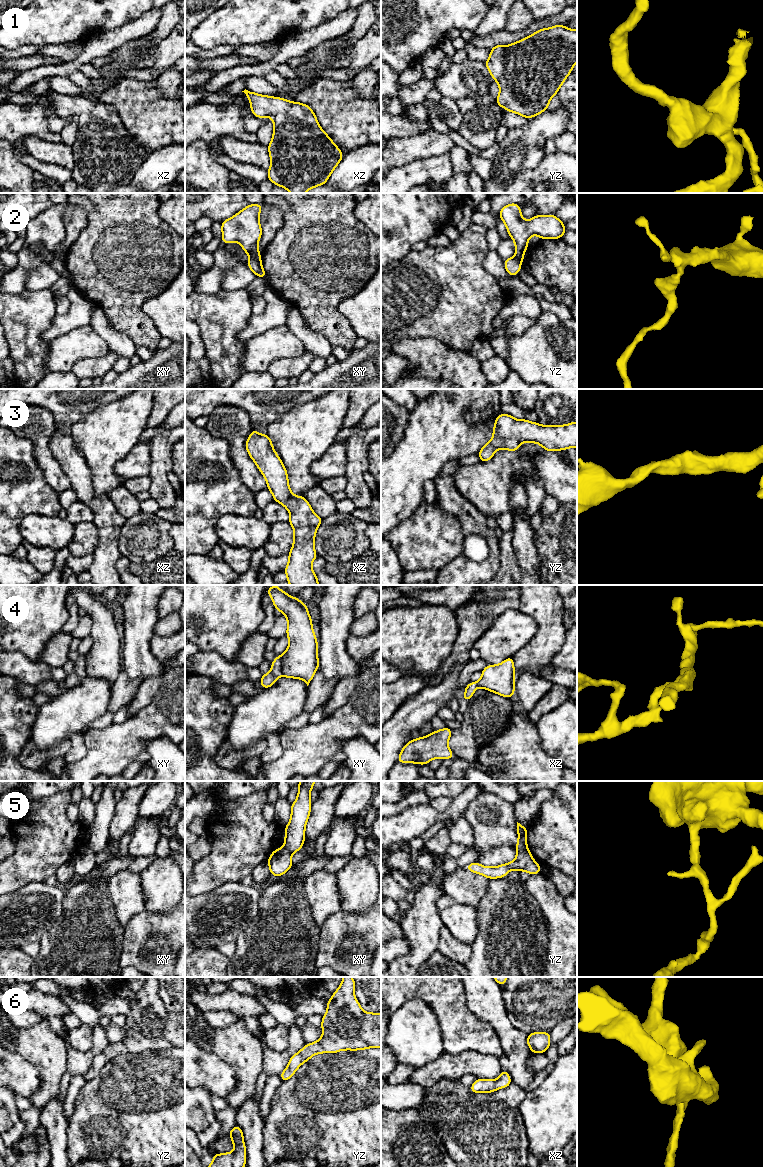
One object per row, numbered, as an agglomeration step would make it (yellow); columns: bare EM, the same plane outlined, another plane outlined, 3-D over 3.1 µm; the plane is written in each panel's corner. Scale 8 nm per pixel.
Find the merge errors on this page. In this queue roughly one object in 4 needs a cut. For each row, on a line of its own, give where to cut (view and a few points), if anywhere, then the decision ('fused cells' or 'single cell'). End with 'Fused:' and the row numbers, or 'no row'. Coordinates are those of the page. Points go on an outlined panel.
1: no cut | single cell
2: xy (250, 257), (259, 259) | fused cells
3: no cut | single cell
4: xy (279, 656), (282, 674) | fused cells
5: yz (526, 847), (517, 850) | fused cells
6: no cut | single cell
Fused: 2, 4, 5

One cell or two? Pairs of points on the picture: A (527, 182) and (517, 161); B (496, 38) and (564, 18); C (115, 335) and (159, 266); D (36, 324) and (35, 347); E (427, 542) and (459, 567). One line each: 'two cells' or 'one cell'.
A: two cells
B: one cell
C: two cells
D: one cell
E: two cells

